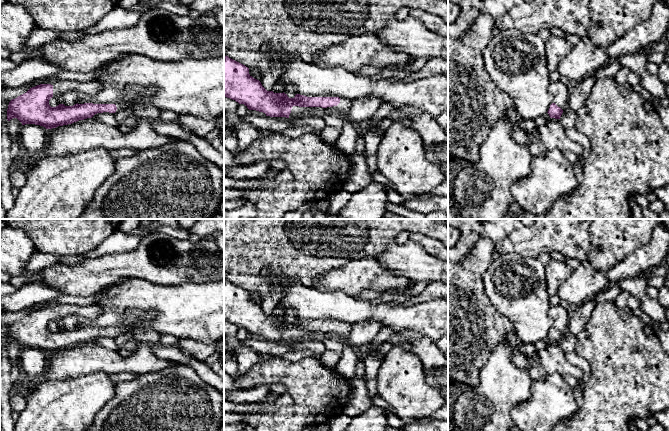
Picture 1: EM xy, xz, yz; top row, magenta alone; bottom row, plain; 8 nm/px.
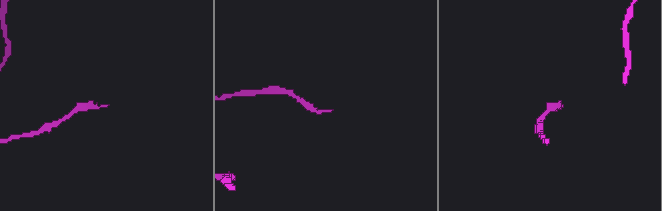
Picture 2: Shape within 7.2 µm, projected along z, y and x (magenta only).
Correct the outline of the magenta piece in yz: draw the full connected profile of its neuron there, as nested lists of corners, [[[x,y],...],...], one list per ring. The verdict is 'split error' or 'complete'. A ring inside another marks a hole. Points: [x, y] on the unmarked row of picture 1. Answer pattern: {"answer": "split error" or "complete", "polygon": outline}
{"answer": "split error", "polygon": [[[560,304],[551,307],[550,317],[553,320],[553,327],[550,329],[548,338],[550,342],[560,343],[564,334],[569,332],[569,316],[567,309]]]}

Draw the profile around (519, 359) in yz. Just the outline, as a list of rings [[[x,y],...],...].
[[[514,350],[511,355],[513,364],[519,368],[529,369],[531,365],[536,361],[536,357],[526,357],[523,353],[518,350]]]

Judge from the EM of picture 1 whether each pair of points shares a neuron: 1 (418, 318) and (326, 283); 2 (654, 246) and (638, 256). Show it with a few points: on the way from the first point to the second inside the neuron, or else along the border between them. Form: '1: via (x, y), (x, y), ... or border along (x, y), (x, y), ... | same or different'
1: border along (330, 290), (340, 290), (353, 296) | different
2: via (650, 250), (642, 256) | same

